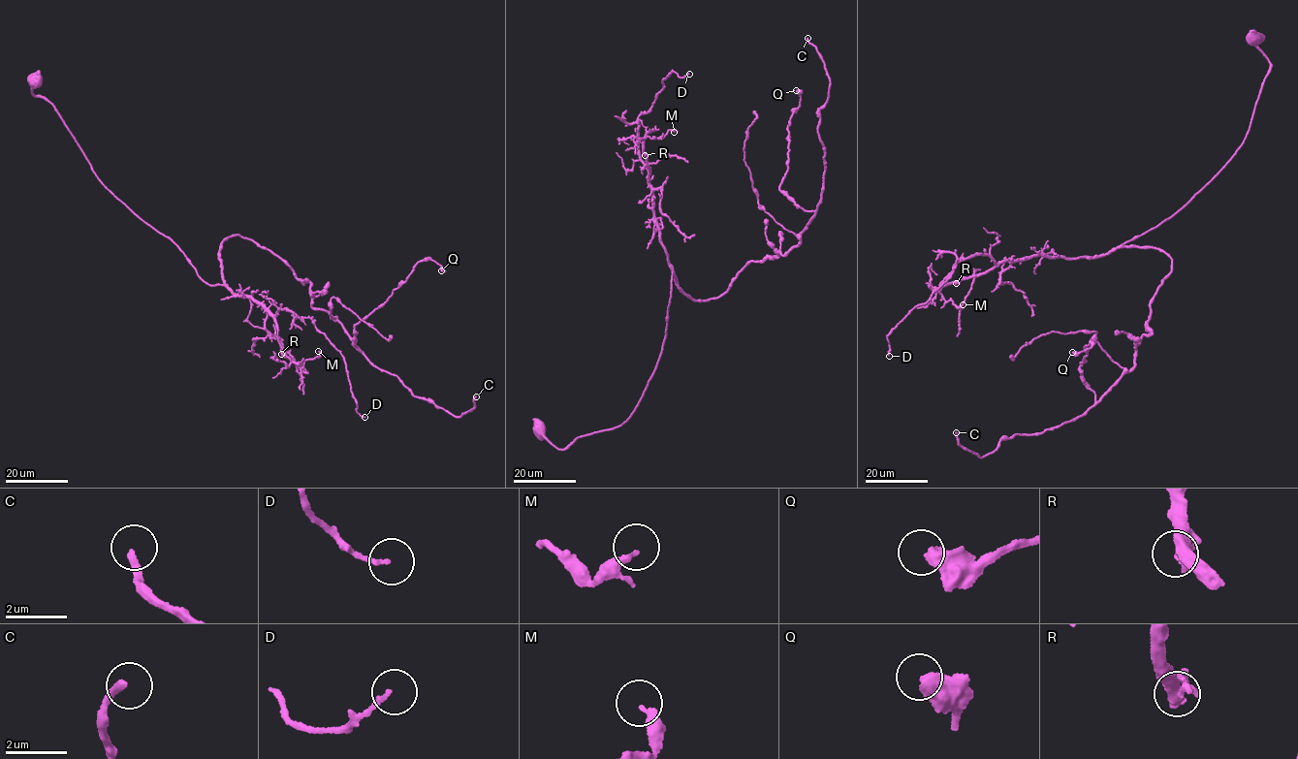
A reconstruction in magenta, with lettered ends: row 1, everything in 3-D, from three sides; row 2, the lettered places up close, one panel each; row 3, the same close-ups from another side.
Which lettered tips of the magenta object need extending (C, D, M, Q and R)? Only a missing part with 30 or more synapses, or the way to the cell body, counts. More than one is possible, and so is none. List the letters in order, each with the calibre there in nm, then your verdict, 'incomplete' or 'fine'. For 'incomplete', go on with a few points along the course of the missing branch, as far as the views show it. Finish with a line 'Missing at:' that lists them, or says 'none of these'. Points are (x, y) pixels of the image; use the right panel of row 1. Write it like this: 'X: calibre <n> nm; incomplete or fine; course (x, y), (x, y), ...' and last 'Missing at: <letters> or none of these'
C: calibre 220 nm; incomplete; course (956, 432), (945, 429), (929, 435), (950, 428), (968, 404), (974, 375), (987, 367), (980, 373)
D: calibre 140 nm; fine
M: calibre 200 nm; fine
Q: calibre 500 nm; fine
R: calibre 150 nm; fine
Missing at: C

